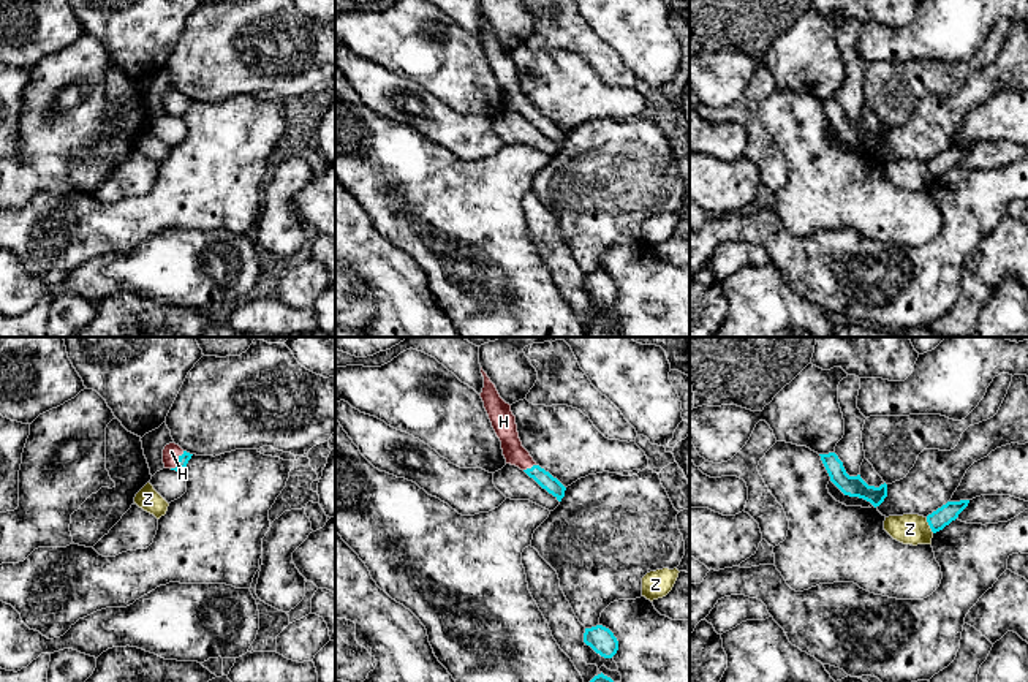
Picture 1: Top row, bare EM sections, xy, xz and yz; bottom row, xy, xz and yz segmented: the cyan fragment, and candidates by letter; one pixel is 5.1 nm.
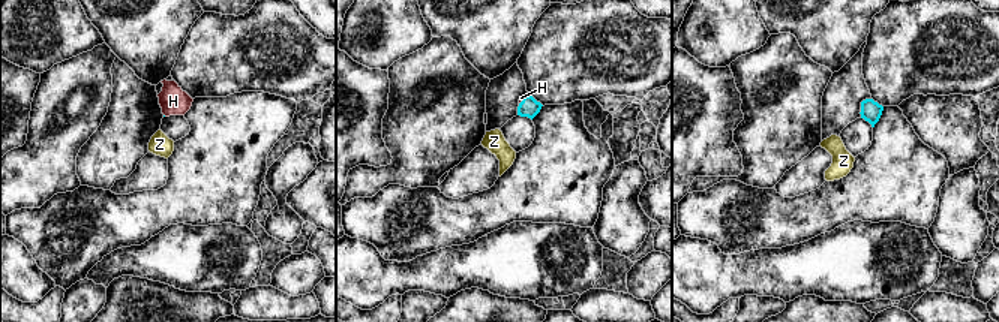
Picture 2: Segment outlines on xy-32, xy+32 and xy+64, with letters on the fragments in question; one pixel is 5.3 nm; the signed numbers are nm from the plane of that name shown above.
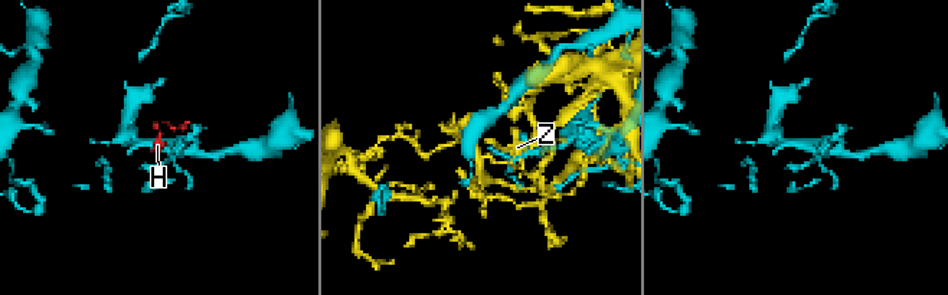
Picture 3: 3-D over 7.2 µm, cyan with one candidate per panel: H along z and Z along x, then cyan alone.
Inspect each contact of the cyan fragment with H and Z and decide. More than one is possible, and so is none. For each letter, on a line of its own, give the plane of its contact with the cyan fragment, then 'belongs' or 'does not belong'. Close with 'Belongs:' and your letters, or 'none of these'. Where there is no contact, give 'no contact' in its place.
H: meets cyan in xy; belongs
Z: meets cyan in yz; does not belong
Belongs: H

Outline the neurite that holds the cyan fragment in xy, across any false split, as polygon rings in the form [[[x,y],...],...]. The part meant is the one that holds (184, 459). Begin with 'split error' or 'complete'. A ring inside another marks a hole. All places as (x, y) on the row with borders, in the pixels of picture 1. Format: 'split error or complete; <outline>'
split error; [[[169,443],[163,449],[163,464],[164,468],[182,472],[193,454],[183,451],[179,445]]]

